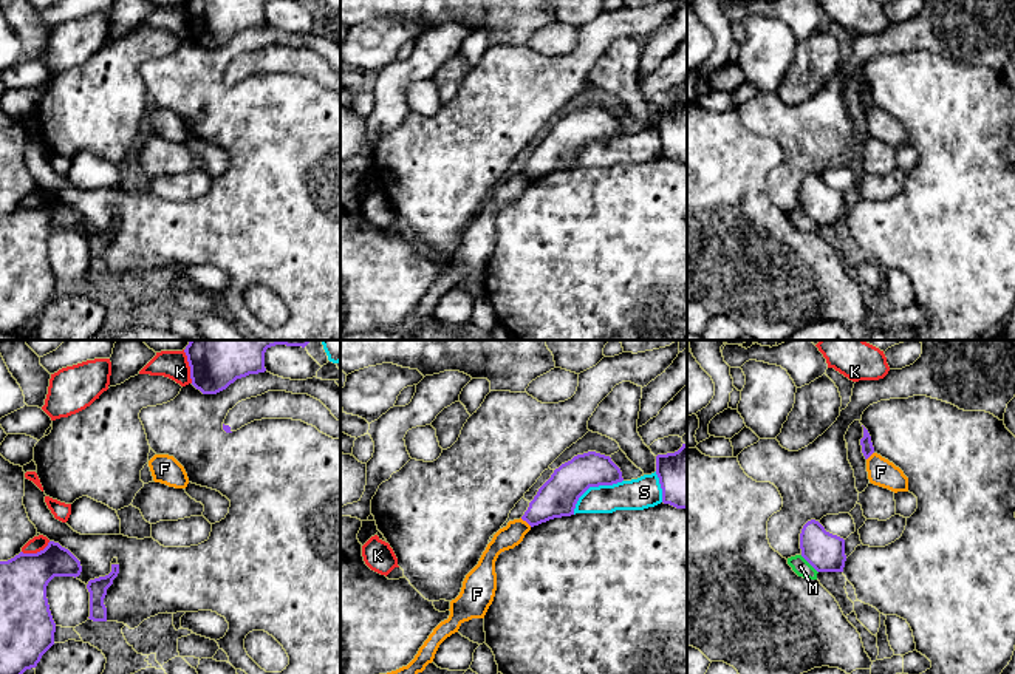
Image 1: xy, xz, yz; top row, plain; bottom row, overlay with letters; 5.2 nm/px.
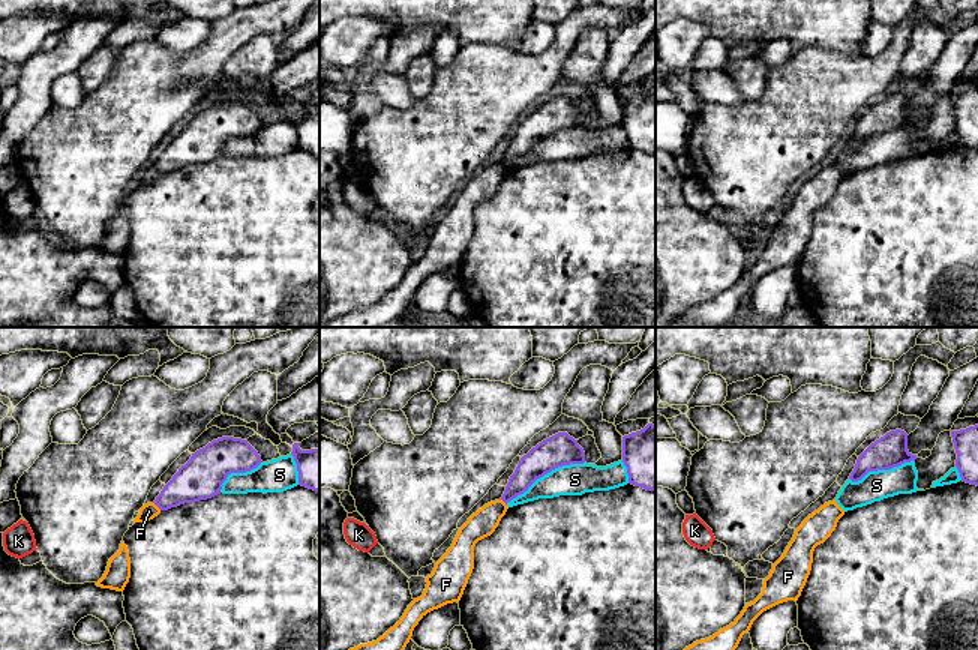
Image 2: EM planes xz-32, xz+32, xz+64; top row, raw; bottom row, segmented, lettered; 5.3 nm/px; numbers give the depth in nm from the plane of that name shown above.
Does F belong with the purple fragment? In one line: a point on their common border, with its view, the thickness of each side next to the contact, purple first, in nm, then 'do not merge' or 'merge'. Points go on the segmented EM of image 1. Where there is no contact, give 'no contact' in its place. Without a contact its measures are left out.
xz (526, 521) | 200/120 nm | do not merge

